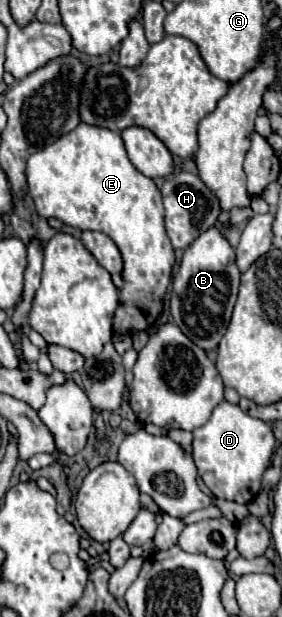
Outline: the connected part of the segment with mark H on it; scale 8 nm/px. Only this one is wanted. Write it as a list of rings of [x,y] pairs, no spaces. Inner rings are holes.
[[[192,173],[170,175],[170,177],[166,177],[160,191],[162,191],[164,209],[166,209],[166,215],[164,215],[166,233],[168,233],[174,249],[188,247],[200,233],[204,233],[206,229],[216,225],[218,213],[220,213],[218,199],[216,199],[216,195],[212,195],[212,191],[208,191],[208,187],[200,181],[198,175],[192,175]]]

